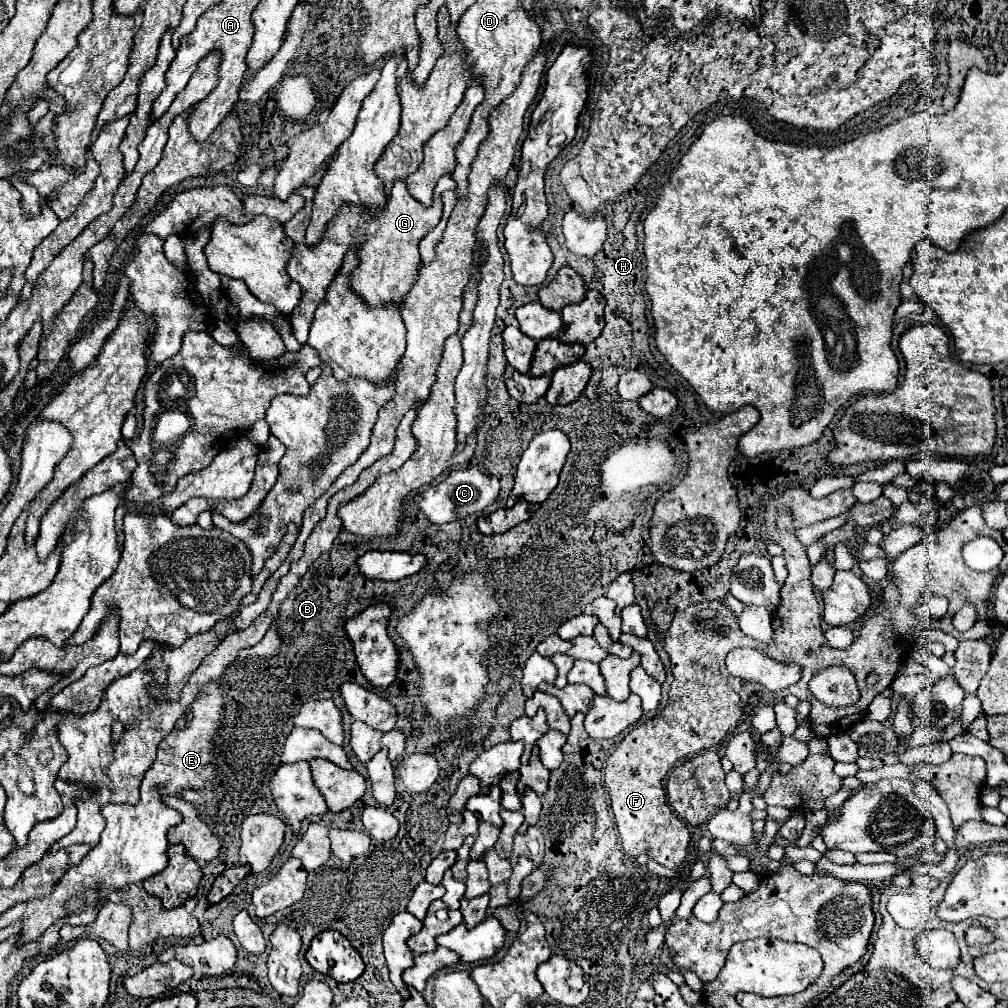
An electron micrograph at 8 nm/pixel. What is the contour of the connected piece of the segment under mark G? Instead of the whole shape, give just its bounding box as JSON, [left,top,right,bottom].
[284,174,456,346]

